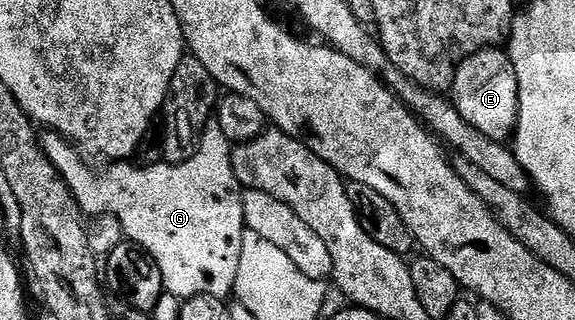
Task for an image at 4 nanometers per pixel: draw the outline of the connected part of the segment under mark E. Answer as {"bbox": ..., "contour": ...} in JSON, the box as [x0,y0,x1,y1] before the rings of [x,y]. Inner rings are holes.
{"bbox":[450,47,520,142],"contour":[[[493,47],[465,57],[456,69],[456,78],[452,80],[450,100],[458,115],[462,115],[470,127],[490,139],[507,142],[513,136],[516,118],[520,115],[518,79],[507,52],[503,48]]]}

